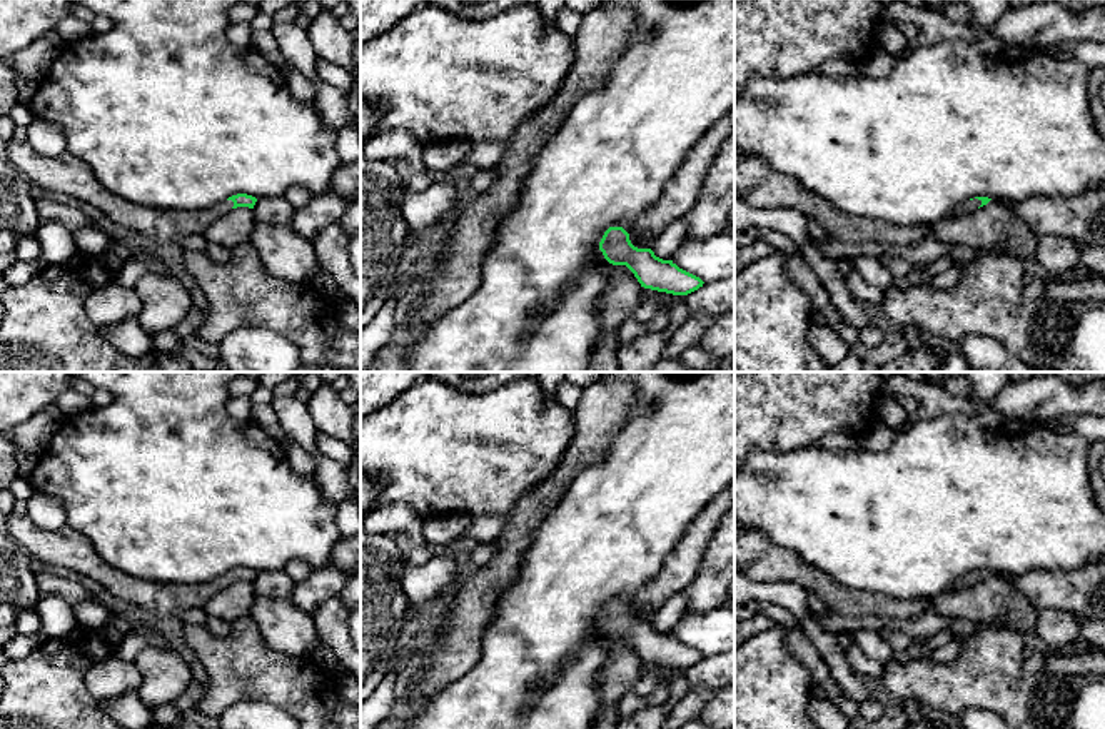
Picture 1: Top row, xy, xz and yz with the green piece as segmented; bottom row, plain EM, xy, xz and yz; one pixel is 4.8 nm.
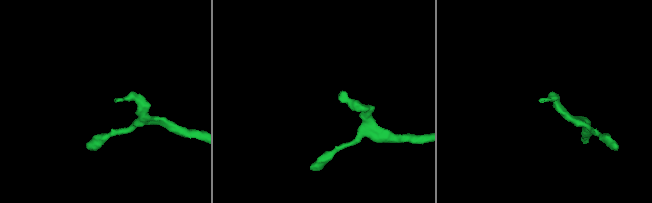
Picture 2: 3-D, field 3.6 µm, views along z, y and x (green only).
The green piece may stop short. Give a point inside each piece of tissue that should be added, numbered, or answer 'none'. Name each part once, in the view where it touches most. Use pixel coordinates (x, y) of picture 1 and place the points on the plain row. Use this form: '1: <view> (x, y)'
1: yz (968, 579)

